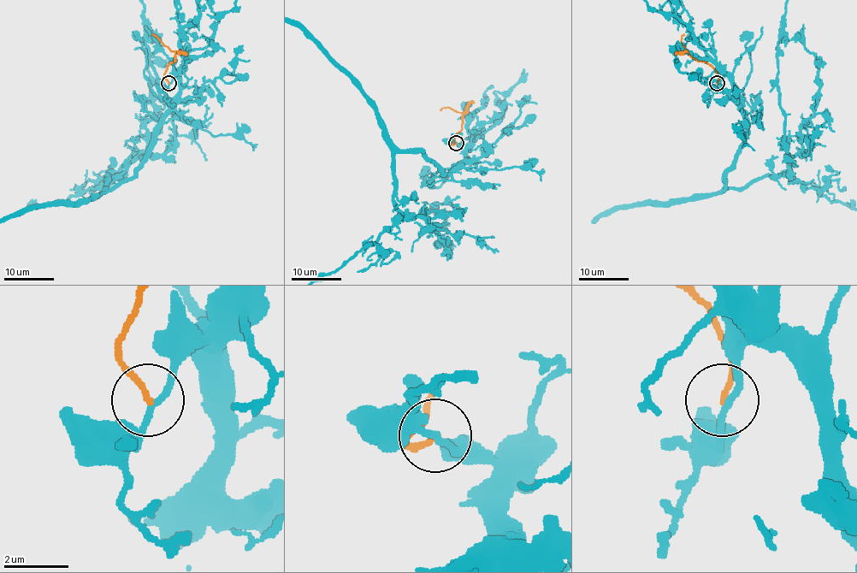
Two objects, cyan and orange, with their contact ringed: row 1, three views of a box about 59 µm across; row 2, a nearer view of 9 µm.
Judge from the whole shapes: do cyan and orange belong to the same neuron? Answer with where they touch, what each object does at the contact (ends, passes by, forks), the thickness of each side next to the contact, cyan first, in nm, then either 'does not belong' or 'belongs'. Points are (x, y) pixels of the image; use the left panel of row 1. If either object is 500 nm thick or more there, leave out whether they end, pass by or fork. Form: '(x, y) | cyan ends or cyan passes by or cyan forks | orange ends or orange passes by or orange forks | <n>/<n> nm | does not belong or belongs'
(168, 83) | cyan passes by | orange ends | 190/160 nm | does not belong

